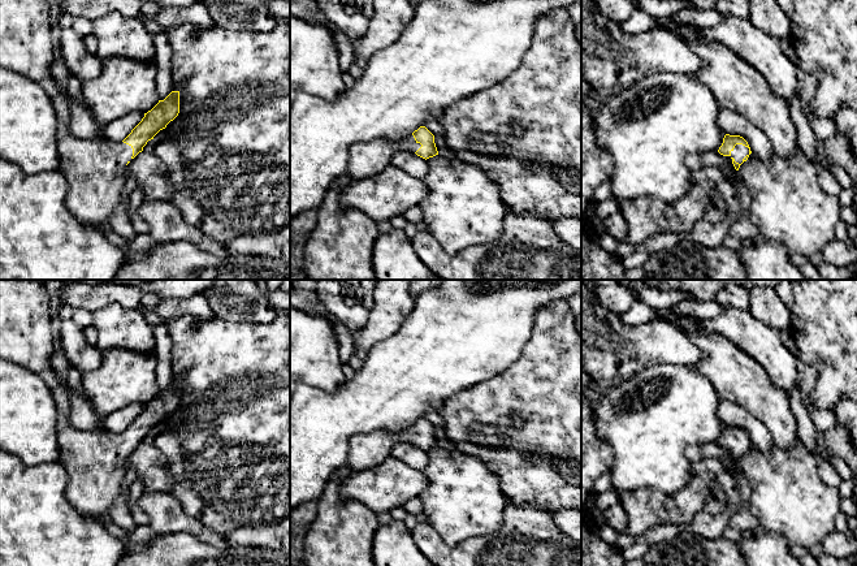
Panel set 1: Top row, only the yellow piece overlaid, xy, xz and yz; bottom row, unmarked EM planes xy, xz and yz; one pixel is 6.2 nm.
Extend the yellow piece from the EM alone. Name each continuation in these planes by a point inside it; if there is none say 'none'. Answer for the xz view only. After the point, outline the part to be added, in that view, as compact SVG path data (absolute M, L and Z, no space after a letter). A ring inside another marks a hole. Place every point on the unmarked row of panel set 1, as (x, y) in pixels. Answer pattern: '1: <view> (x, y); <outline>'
1: xz (364, 450); M412 425L398 432L377 431L369 435L355 435L349 440L346 467L350 474L381 465L397 444L416 444L421 438Z

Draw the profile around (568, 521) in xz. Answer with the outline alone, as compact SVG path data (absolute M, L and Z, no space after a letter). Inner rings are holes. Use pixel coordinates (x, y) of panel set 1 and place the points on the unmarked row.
M559 510L551 514L555 526L574 541L581 544L581 511Z

